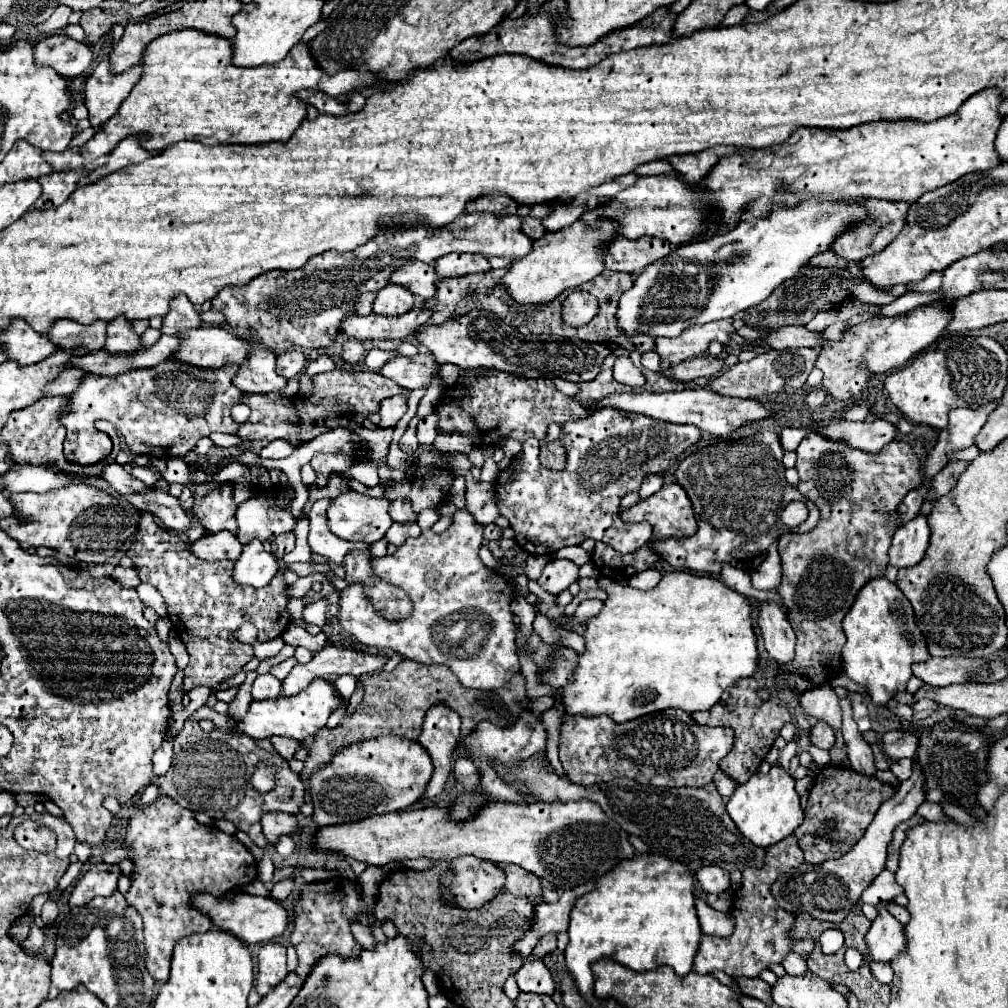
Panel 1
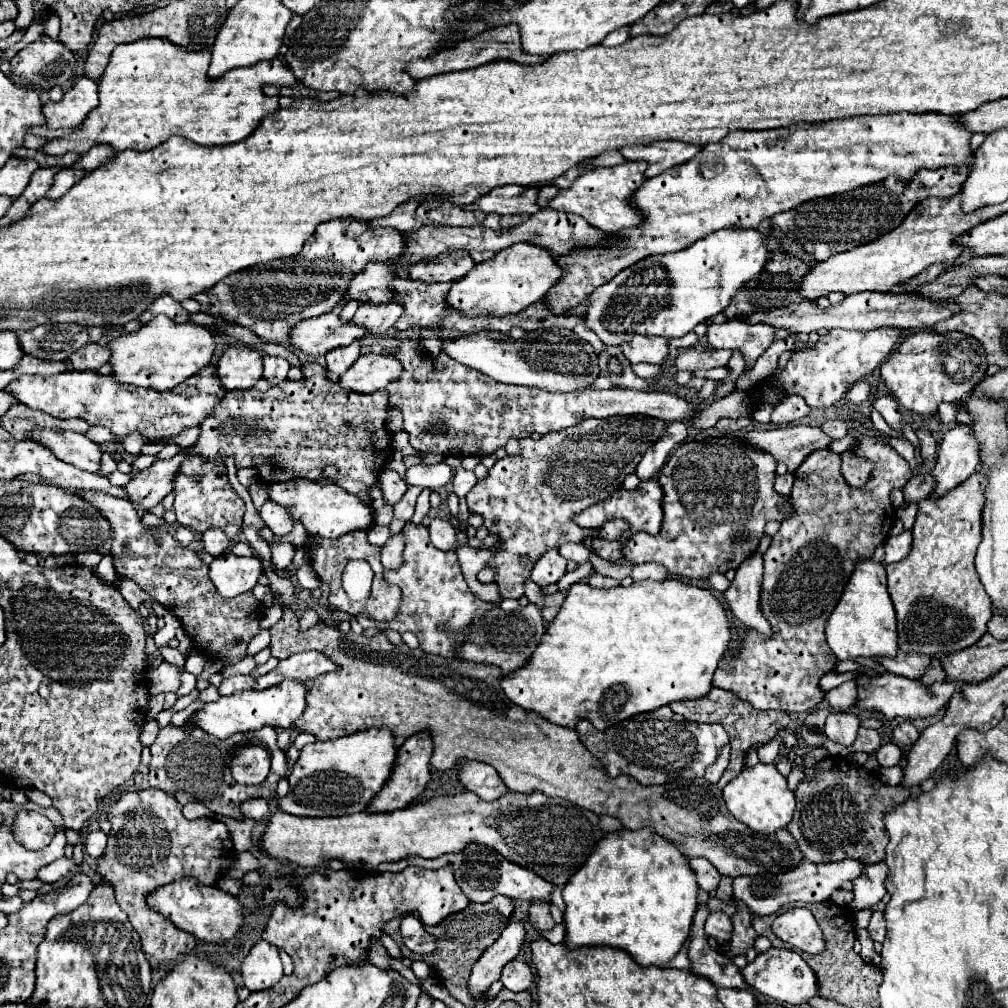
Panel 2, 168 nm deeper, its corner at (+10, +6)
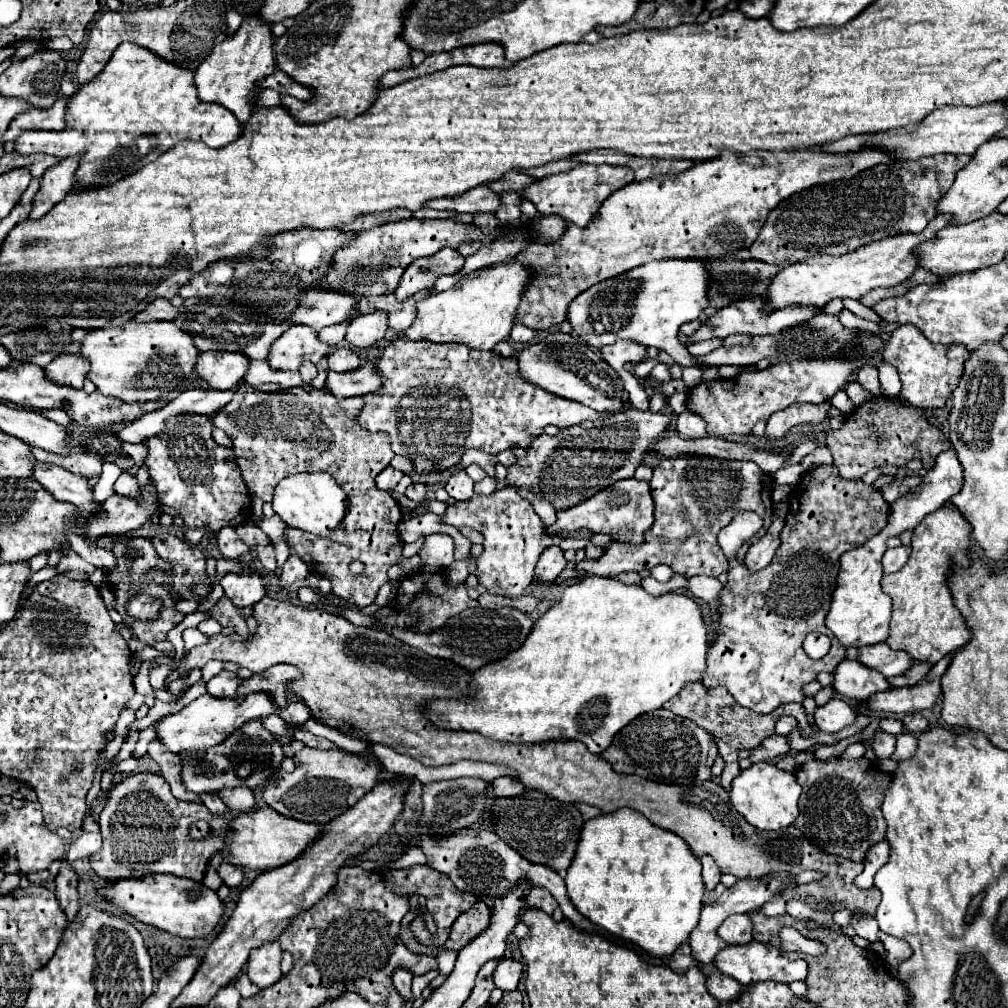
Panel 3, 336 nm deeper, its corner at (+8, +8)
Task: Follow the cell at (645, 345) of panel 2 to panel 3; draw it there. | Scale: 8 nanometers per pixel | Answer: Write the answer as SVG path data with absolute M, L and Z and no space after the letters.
M618 340L616 344L604 346L602 348L602 358L614 368L614 370L622 370L622 366L626 362L638 364L642 360L648 358L648 348L638 346L638 342L626 342L626 340Z

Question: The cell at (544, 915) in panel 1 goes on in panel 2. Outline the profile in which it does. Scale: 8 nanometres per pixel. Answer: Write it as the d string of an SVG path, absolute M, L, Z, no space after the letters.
M512 920L508 928L500 934L500 938L490 948L486 948L480 960L472 966L472 974L468 978L468 992L474 1000L482 998L488 986L500 978L502 968L518 956L522 942L524 942L524 924Z

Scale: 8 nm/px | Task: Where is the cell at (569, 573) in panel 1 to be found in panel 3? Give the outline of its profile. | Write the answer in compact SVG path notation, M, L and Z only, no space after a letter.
M550 546L540 554L540 560L536 564L536 578L540 582L552 584L558 574L566 568L566 558L564 552L560 550L560 546Z

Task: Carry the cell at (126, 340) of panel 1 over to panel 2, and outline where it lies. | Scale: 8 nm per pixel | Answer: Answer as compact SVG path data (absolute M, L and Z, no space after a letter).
M88 342L84 348L76 350L68 360L68 370L72 372L84 372L84 370L96 370L102 364L108 362L108 348L100 346L100 344L92 344Z

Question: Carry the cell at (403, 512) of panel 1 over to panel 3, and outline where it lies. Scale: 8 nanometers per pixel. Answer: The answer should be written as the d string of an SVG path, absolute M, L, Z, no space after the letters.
M388 466L388 468L384 468L384 470L376 476L376 486L378 486L380 490L388 490L388 492L392 492L392 490L396 488L396 484L400 482L402 476L404 476L404 474L402 474L400 470Z

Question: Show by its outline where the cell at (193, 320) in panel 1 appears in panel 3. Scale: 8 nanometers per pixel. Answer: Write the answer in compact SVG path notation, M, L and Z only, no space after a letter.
M158 298L154 300L144 312L140 312L136 316L136 322L152 322L152 320L176 320L178 316L178 308L174 308L170 304L170 300L166 298Z

